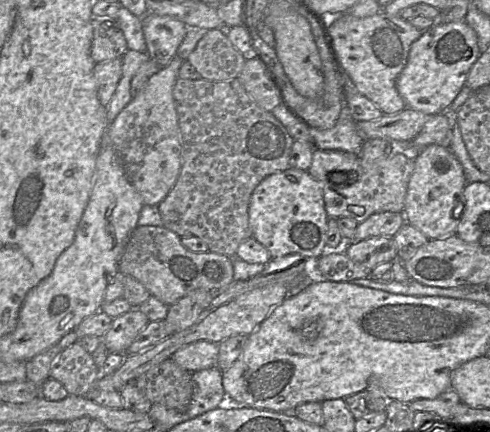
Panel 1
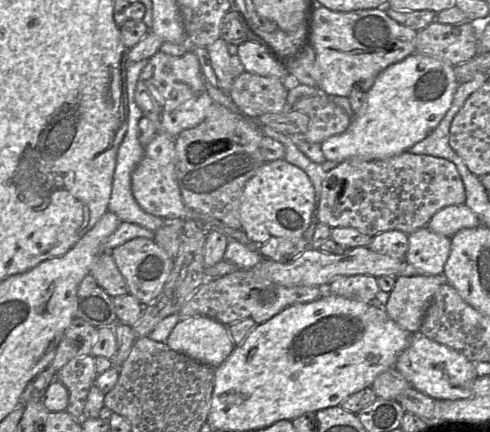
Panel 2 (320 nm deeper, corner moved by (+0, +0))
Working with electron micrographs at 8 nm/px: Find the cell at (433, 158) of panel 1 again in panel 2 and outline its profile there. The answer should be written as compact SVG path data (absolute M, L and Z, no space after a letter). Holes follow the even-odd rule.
M422 227L408 235L408 250L405 260L419 271L419 274L442 275L445 263L451 249L451 238L432 232L428 227Z

